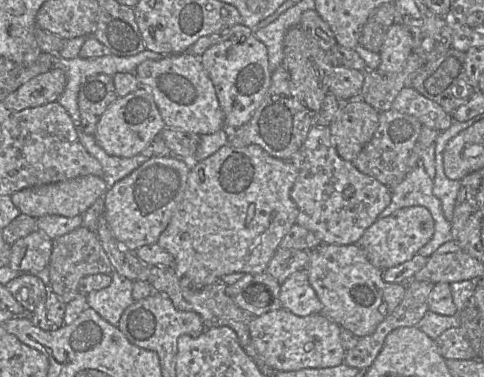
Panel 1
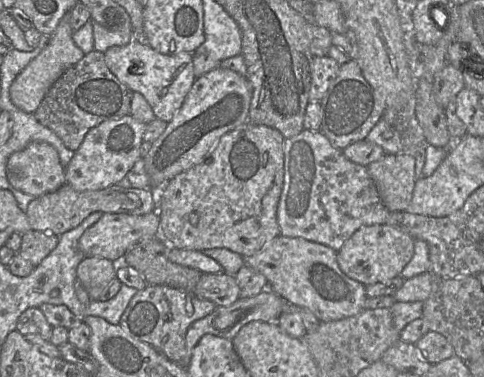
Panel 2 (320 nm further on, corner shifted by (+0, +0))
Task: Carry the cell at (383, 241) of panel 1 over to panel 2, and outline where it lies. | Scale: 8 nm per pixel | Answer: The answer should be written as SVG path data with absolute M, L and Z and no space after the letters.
M388 224L362 226L337 252L337 262L344 274L365 286L387 282L401 275L414 254L415 239Z

